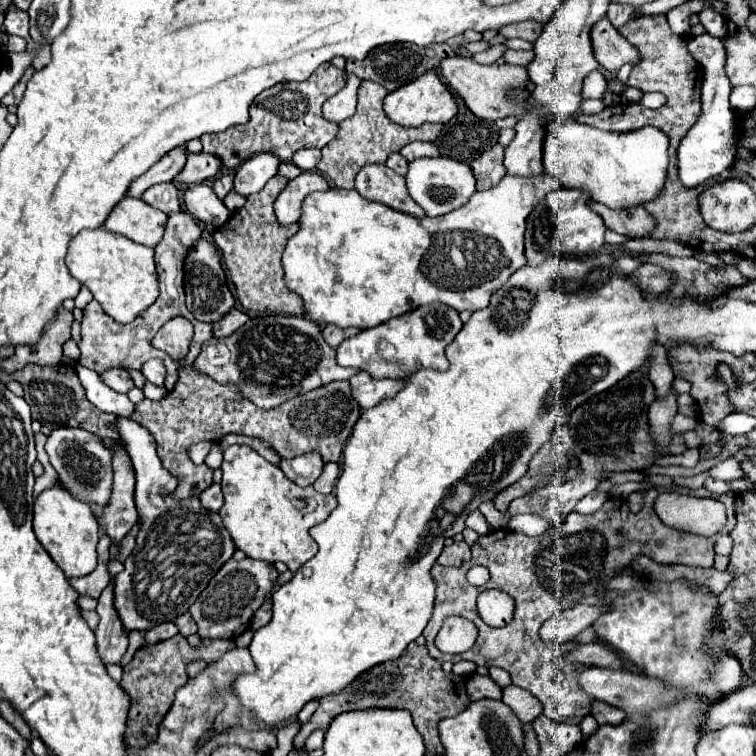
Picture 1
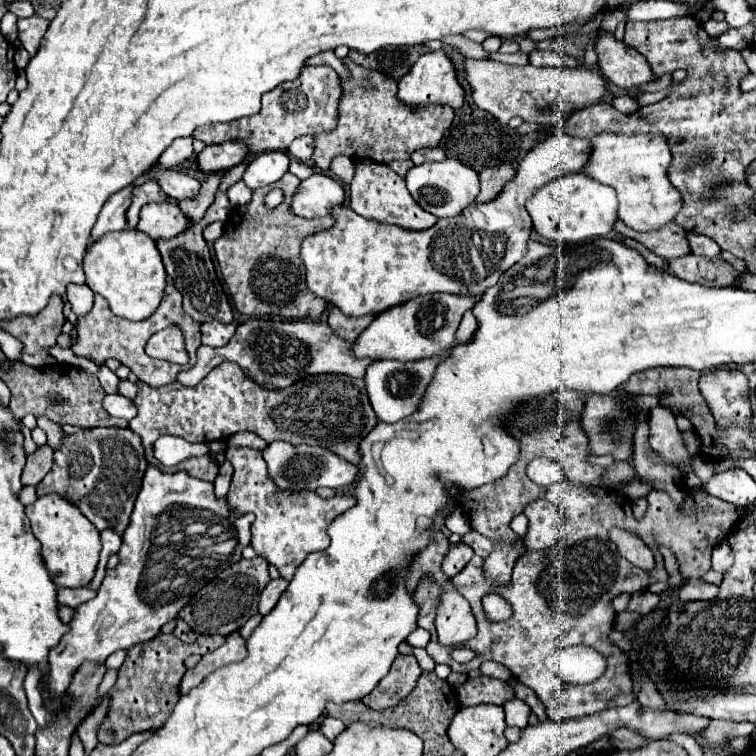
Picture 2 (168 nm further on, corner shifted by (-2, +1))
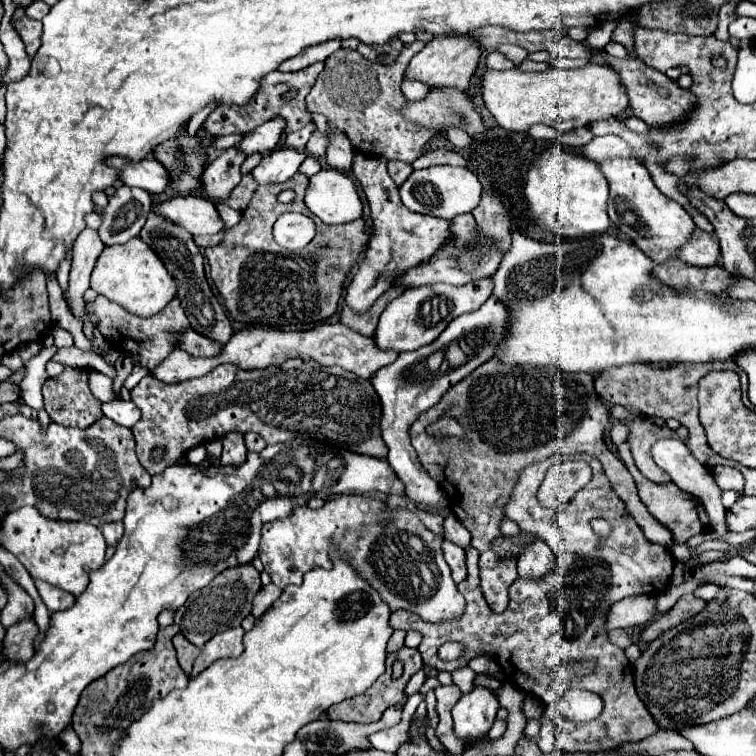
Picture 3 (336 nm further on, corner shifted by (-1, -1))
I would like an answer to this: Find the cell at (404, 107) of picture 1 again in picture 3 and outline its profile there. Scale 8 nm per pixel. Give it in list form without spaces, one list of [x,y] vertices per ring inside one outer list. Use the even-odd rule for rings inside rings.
[[[471,34],[469,36],[435,36],[433,40],[429,40],[425,44],[425,48],[419,54],[415,54],[411,58],[405,76],[419,80],[433,88],[453,86],[459,90],[467,90],[469,80],[477,70],[479,58],[481,58],[481,46],[475,36],[471,36]]]

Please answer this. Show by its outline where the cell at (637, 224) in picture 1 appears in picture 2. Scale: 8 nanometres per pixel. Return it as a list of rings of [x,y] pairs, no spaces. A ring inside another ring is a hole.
[[[616,220],[614,230],[626,238],[634,238],[640,244],[644,244],[648,250],[652,250],[656,256],[662,256],[666,260],[670,258],[680,258],[684,254],[690,252],[688,240],[686,240],[686,232],[682,226],[668,222],[668,226],[664,226],[662,230],[650,230],[650,232],[634,232],[630,230],[622,220]]]

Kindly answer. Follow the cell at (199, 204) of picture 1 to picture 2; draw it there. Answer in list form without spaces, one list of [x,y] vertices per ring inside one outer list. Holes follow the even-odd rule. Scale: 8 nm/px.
[[[166,170],[166,172],[158,174],[156,182],[176,202],[192,200],[198,194],[198,190],[200,190],[200,180],[196,180],[192,176],[186,176],[182,172],[176,172],[176,170]]]

